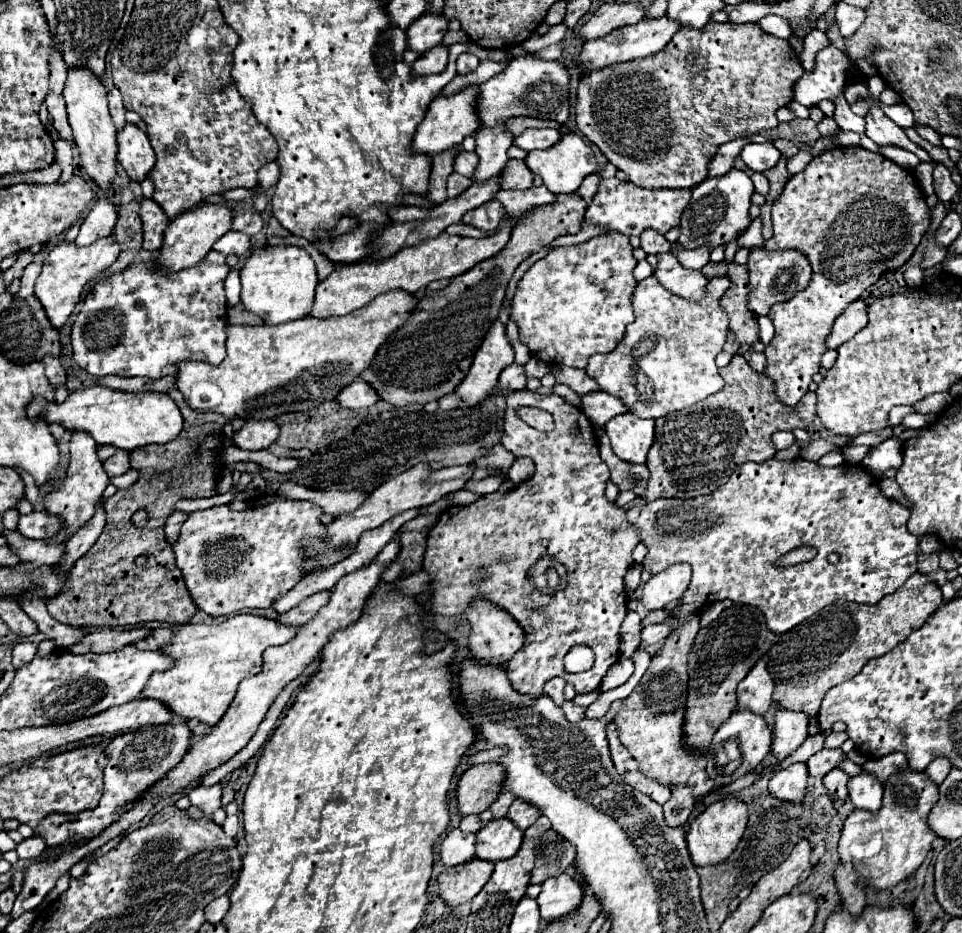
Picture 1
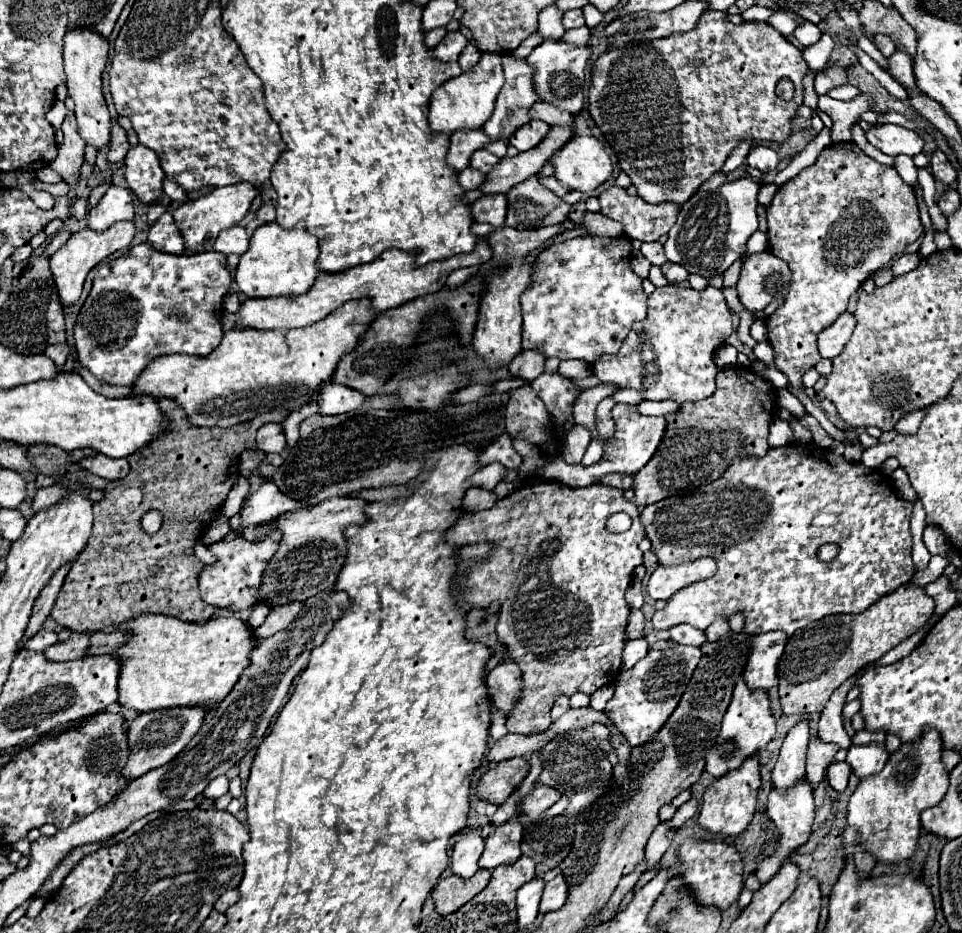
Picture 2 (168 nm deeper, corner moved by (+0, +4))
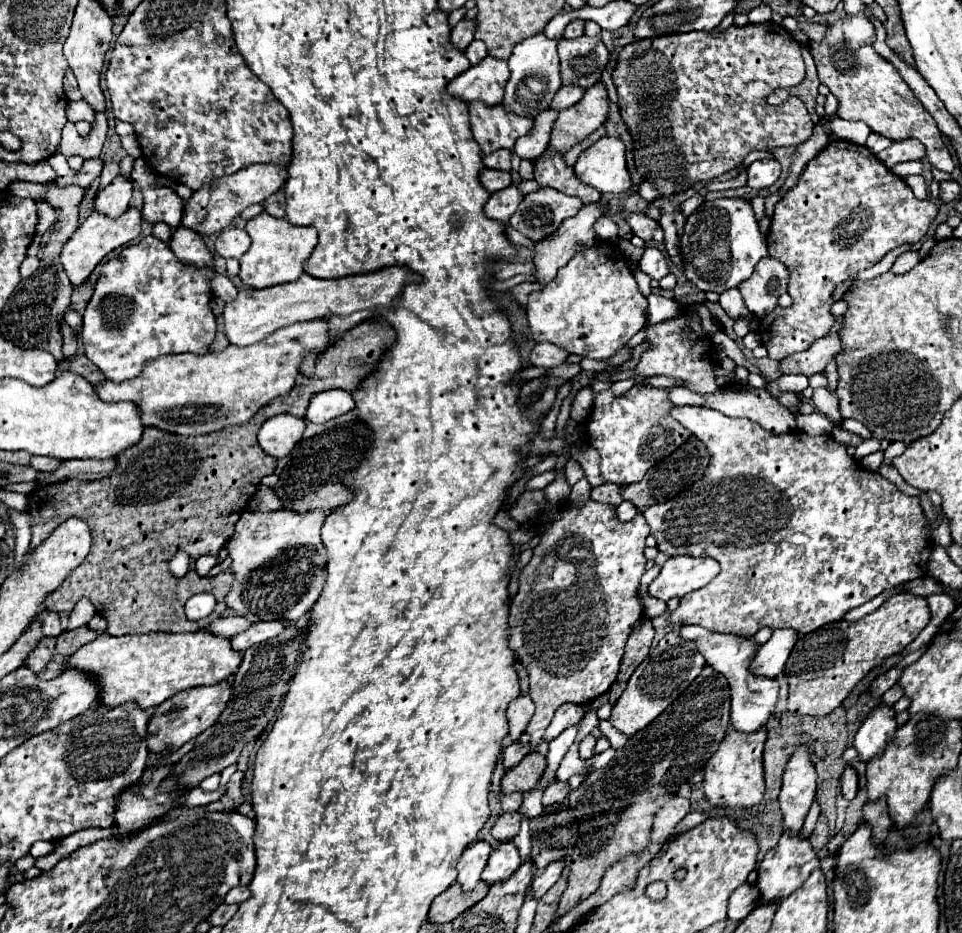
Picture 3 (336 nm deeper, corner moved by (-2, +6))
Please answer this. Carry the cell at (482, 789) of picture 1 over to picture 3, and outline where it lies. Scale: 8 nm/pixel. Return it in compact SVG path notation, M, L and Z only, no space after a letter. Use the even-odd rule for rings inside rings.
M539 752L527 754L513 770L509 770L503 780L501 780L501 792L511 794L511 792L529 792L535 788L535 784L541 780L545 772L545 756Z

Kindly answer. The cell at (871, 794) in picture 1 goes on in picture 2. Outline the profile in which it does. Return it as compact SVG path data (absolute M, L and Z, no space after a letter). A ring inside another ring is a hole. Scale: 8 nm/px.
M867 744L867 746L851 746L847 752L847 764L855 772L859 780L865 780L869 776L879 774L889 760L889 754L883 746Z

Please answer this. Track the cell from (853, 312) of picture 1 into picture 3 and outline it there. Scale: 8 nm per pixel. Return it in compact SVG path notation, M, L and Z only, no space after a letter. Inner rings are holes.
M829 334L817 342L813 342L813 346L801 354L791 354L789 358L785 358L785 362L779 362L783 374L803 374L803 376L813 376L823 372L825 364L837 356L837 352L841 350L841 342L839 342L839 334Z

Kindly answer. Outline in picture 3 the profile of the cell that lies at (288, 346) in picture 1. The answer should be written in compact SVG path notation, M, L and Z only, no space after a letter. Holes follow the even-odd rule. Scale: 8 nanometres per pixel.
M303 322L297 326L283 326L269 334L269 338L253 346L227 346L223 352L197 354L167 354L143 366L137 378L115 384L103 380L95 384L95 392L105 402L129 400L139 408L145 428L159 428L173 434L209 434L225 426L247 422L259 408L273 398L289 394L299 372L301 360L311 350L327 346L325 322Z

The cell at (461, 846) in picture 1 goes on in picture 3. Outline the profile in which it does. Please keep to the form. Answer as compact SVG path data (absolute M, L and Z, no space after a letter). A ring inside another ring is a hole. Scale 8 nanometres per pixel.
M479 840L479 842L473 842L465 848L465 852L461 854L459 862L457 862L457 870L459 870L459 876L457 876L457 882L461 884L461 888L465 892L473 890L479 880L481 880L481 872L489 860L489 854L493 852L493 848L489 846L489 842L485 840Z

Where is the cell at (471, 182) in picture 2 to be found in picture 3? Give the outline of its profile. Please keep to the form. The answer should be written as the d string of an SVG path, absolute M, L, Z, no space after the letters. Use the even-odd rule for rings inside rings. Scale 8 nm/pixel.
M483 170L481 172L481 184L489 192L499 192L513 184L513 172L501 172L501 170Z

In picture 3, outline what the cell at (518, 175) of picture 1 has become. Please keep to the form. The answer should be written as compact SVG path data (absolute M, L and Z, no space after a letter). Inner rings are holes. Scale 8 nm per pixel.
M541 188L539 192L527 194L517 212L511 216L509 224L525 234L527 238L541 242L545 236L557 232L561 222L575 216L583 202L577 196L559 194L557 190Z

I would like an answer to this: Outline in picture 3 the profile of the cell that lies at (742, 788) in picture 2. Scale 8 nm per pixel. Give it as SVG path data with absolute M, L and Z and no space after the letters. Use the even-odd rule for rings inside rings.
M735 728L725 732L721 746L711 754L703 772L703 786L709 804L723 808L751 808L757 806L763 798L763 744L767 740L767 730L757 730L751 734L741 734Z

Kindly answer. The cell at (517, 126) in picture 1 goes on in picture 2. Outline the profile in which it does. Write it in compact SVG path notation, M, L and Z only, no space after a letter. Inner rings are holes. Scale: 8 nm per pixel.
M535 102L529 108L529 118L531 120L543 120L549 126L571 126L573 124L573 116L569 116L567 112L559 112L557 108L553 108L547 102Z

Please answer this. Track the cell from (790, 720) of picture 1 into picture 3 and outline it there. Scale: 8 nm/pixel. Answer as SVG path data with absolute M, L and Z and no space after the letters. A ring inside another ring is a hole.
M799 746L787 762L787 770L783 774L783 788L779 794L779 804L783 812L783 832L797 834L803 828L805 816L815 798L815 788L817 774L811 764L811 754L807 746Z

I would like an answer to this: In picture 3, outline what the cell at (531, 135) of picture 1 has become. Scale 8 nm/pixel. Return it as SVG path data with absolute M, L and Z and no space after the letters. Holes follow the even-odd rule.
M543 110L541 114L537 114L537 126L533 126L533 130L525 136L517 140L517 146L513 148L513 152L519 158L525 160L537 160L549 146L549 138L551 138L551 128L553 122L557 120L557 110Z

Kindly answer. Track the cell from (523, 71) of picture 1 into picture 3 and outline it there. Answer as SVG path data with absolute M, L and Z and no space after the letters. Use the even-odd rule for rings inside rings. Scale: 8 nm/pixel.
M581 36L575 40L559 40L561 78L563 84L577 82L583 90L601 80L601 72L609 62L609 50L601 42L601 36Z

